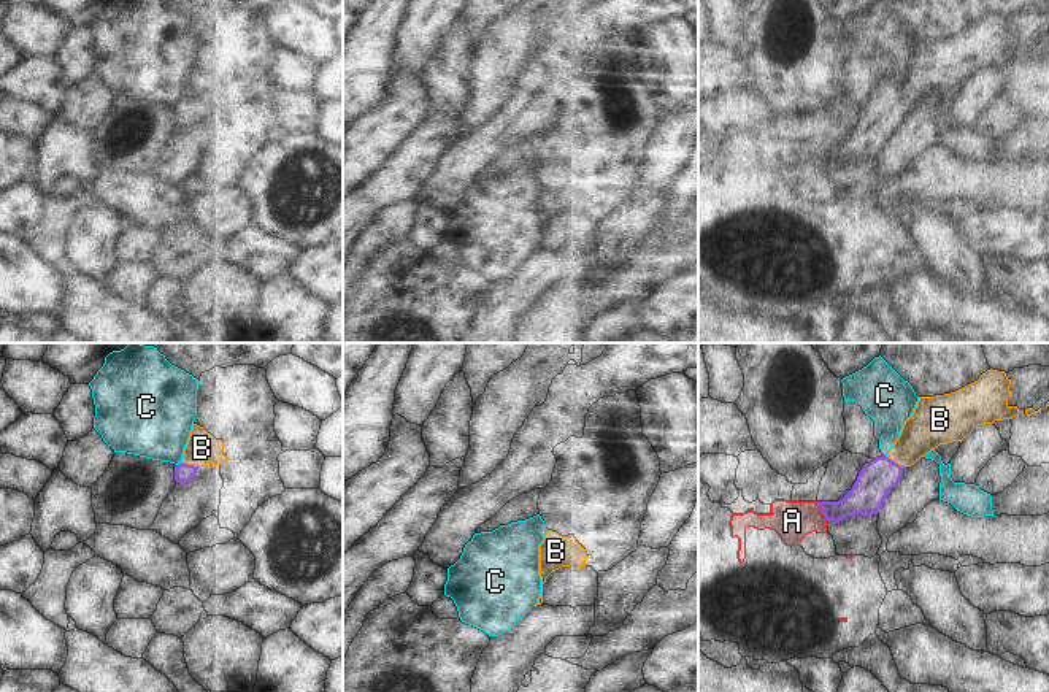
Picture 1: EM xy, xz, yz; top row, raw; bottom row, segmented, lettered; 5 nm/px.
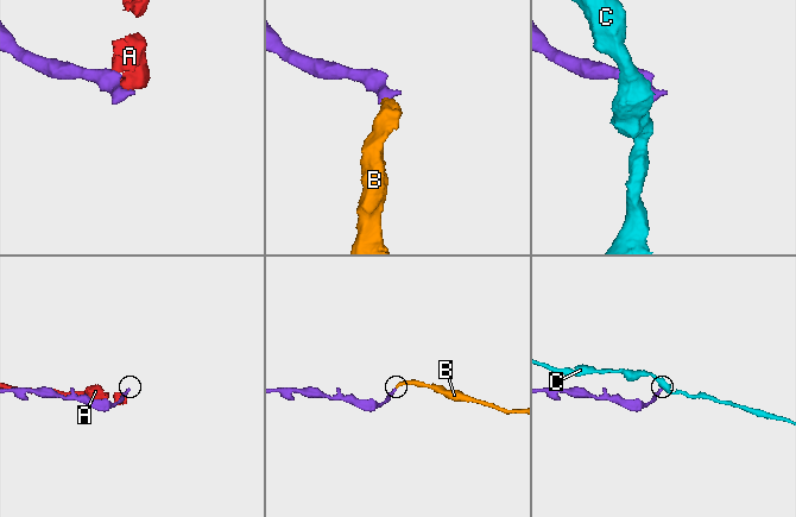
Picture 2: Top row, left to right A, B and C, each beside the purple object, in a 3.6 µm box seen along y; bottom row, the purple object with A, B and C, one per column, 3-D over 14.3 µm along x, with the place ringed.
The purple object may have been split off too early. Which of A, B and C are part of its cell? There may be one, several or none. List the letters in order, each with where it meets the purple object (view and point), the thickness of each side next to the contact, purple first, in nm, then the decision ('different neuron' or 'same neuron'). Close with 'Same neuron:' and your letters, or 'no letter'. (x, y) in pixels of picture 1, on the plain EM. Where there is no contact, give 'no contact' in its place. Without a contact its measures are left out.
A: contact yz (822, 156); calibres 180 and 190 nm; different neuron
B: contact yz (894, 107); calibres 180 and 200 nm; same neuron
C: contact xy (180, 108); calibres 100 and 360 nm; different neuron
Same neuron: B

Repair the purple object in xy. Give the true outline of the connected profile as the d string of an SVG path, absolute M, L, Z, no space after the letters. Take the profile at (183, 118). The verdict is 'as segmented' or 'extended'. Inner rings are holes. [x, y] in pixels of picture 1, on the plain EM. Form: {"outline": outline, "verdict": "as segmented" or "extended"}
{"outline": "M194 68L183 98L183 106L175 111L175 125L179 129L190 127L200 111L225 108L227 100L222 98L222 94L222 84L216 84L203 71Z", "verdict": "extended"}

